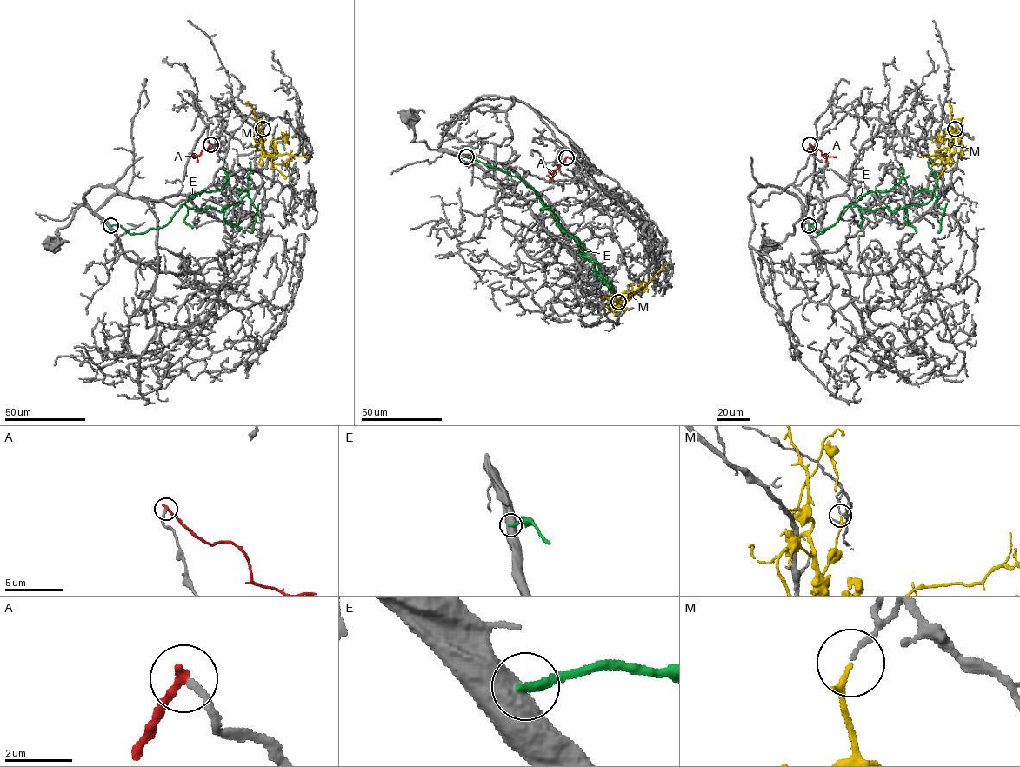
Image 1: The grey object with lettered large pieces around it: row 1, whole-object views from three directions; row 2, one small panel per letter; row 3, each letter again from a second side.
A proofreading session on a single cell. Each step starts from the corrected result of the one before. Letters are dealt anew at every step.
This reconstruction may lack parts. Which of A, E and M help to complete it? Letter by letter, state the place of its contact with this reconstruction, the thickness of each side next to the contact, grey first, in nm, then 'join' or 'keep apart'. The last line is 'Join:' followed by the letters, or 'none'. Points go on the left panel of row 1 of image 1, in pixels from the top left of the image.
A: meets grey at (210, 144); 240 nm thick on the grey side, 300 nm on the other; keep apart
E: meets grey at (110, 225); 800 nm thick on the grey side, 300 nm on the other; keep apart
M: meets grey at (263, 129); 120 nm thick on the grey side, 170 nm on the other; keep apart
Join: none

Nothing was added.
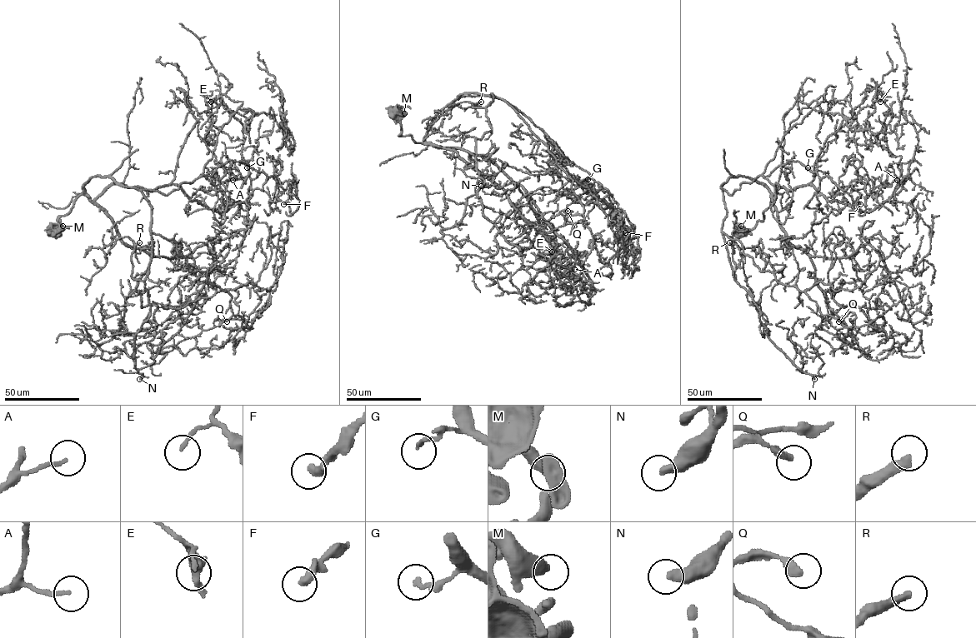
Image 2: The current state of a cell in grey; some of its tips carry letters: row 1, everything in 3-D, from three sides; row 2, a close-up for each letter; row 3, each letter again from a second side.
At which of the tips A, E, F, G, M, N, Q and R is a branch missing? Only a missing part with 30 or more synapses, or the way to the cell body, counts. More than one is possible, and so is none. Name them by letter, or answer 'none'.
G, N, R

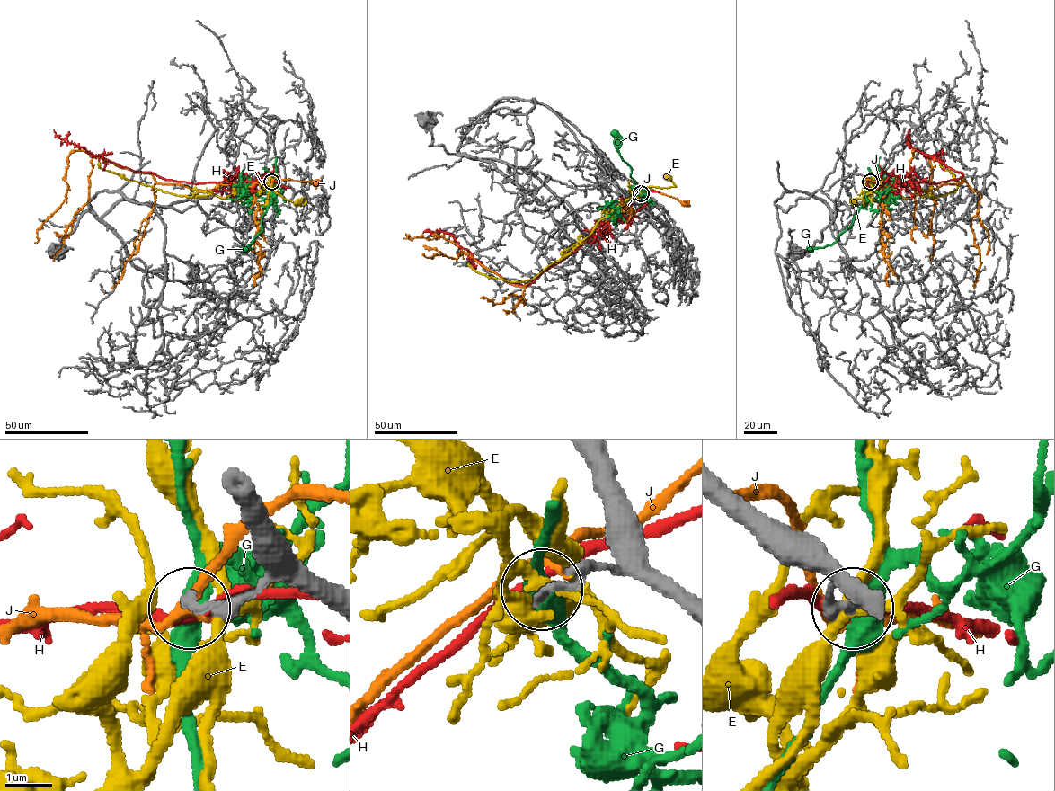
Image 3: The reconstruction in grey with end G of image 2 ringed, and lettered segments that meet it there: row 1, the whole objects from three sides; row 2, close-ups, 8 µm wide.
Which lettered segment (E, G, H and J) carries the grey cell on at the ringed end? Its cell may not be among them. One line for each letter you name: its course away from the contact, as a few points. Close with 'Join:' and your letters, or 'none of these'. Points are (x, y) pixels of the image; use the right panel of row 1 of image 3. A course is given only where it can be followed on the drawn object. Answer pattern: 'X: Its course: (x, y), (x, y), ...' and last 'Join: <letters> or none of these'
Join: none of these

